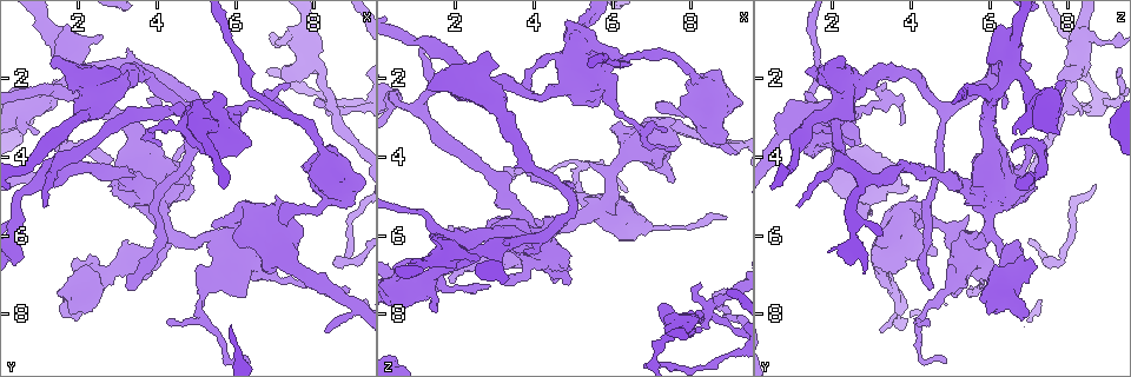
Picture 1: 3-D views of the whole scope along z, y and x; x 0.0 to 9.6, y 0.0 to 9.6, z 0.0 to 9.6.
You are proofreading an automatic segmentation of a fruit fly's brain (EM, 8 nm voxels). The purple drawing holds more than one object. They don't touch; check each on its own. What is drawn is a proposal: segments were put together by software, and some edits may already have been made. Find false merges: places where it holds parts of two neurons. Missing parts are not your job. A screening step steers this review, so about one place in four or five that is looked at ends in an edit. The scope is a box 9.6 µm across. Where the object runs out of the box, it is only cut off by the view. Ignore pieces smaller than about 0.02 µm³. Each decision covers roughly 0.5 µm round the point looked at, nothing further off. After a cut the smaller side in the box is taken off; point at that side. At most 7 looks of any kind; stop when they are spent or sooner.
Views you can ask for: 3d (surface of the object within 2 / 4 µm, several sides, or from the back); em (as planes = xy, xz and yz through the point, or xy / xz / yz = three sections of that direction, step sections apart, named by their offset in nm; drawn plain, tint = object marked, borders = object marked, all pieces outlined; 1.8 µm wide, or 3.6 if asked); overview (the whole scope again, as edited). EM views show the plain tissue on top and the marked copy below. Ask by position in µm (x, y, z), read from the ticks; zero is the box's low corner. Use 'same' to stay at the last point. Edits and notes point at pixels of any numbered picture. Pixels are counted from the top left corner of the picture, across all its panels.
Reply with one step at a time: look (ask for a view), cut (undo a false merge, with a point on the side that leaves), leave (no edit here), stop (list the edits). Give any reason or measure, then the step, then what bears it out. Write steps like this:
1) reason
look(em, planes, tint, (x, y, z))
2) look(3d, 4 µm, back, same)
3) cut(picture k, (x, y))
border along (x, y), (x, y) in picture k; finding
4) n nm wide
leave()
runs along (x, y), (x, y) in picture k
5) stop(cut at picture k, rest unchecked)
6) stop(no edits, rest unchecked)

thick turns thin
look(3d, 4 µm, (4.80, 3.25, 1.60))

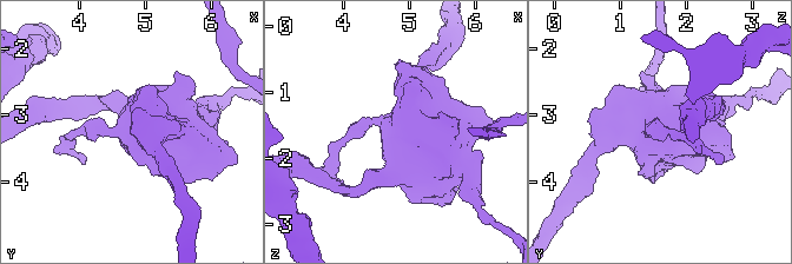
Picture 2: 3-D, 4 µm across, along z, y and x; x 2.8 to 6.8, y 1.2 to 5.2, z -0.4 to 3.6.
look(em, 3.6 µm, xz, step 8, tint, same)

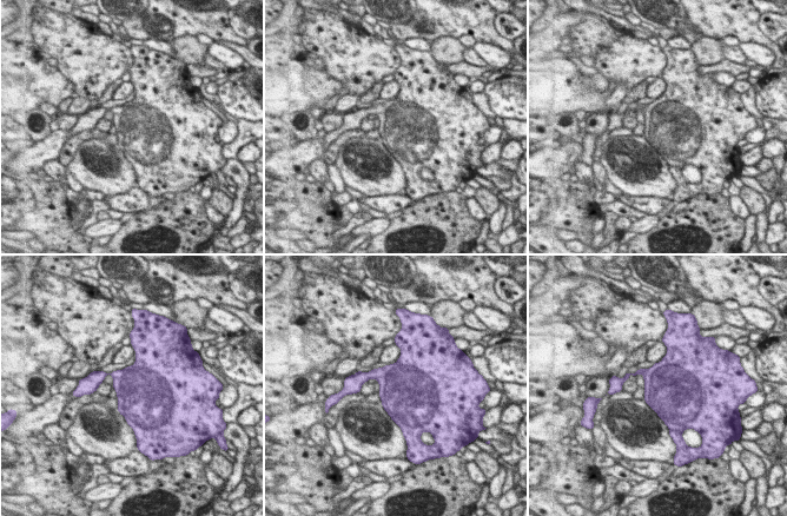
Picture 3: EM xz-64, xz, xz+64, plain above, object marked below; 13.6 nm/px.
look(em, 3.6 µm, planes, tint, same)

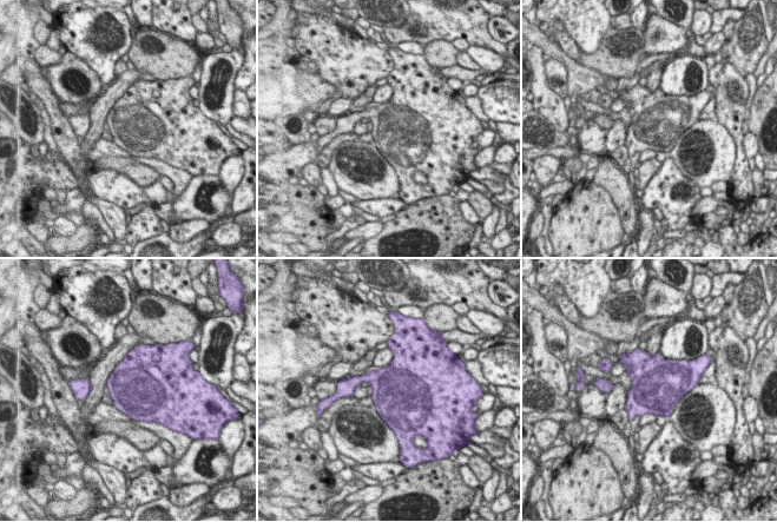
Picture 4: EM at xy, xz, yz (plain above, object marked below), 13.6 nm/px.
leave()
all the same neuron

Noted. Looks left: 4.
sudden change in width
look(3d, 4 µm, (5.70, 6.10, 5.30))

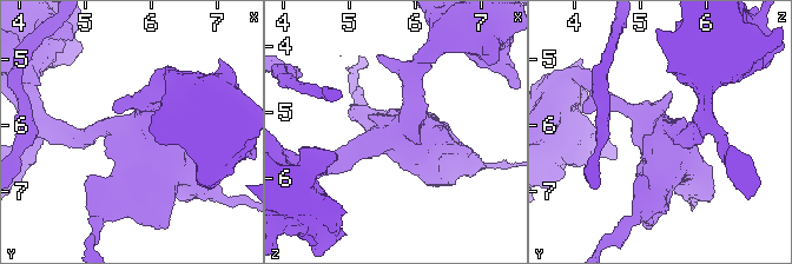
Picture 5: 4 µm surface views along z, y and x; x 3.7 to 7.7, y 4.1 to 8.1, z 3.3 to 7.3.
look(em, planes, tint, (5.70, 6.10, 5.35))

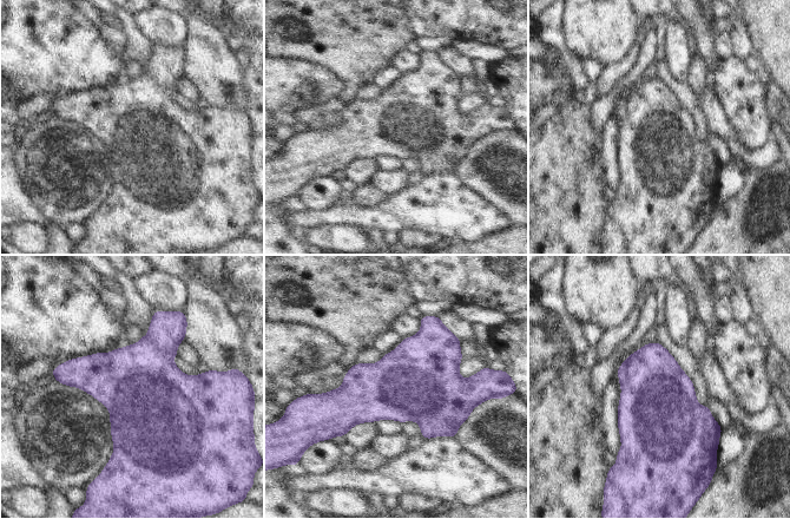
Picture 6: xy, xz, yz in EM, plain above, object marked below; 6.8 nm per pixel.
550 nm wide
leave()
all the same neuron

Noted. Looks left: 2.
a fork
look(em, 3.6 µm, planes, tint, (8.45, 2.75, 7.95))

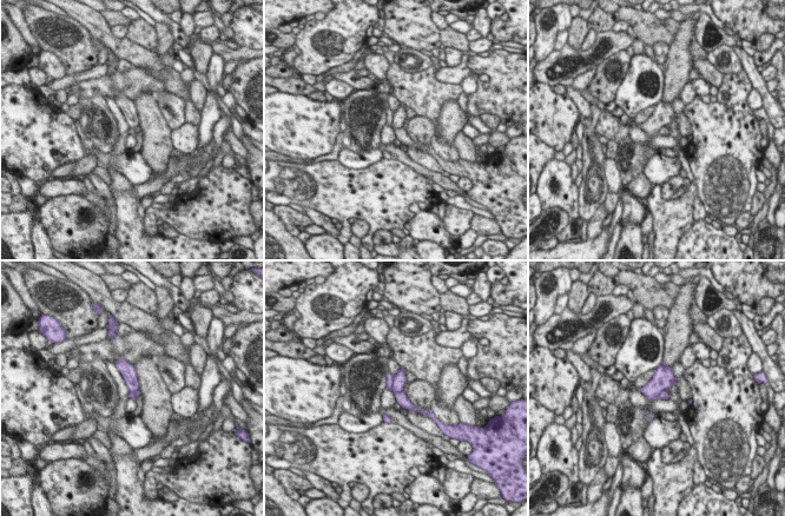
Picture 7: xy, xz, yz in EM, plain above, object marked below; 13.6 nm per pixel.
cut(picture 7, (400, 381))
border along (393, 376), (393, 389), (401, 392) in picture 7; a second neuron is stuck on

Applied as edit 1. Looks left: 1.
stop(cut at picture 7, rest unchecked)

